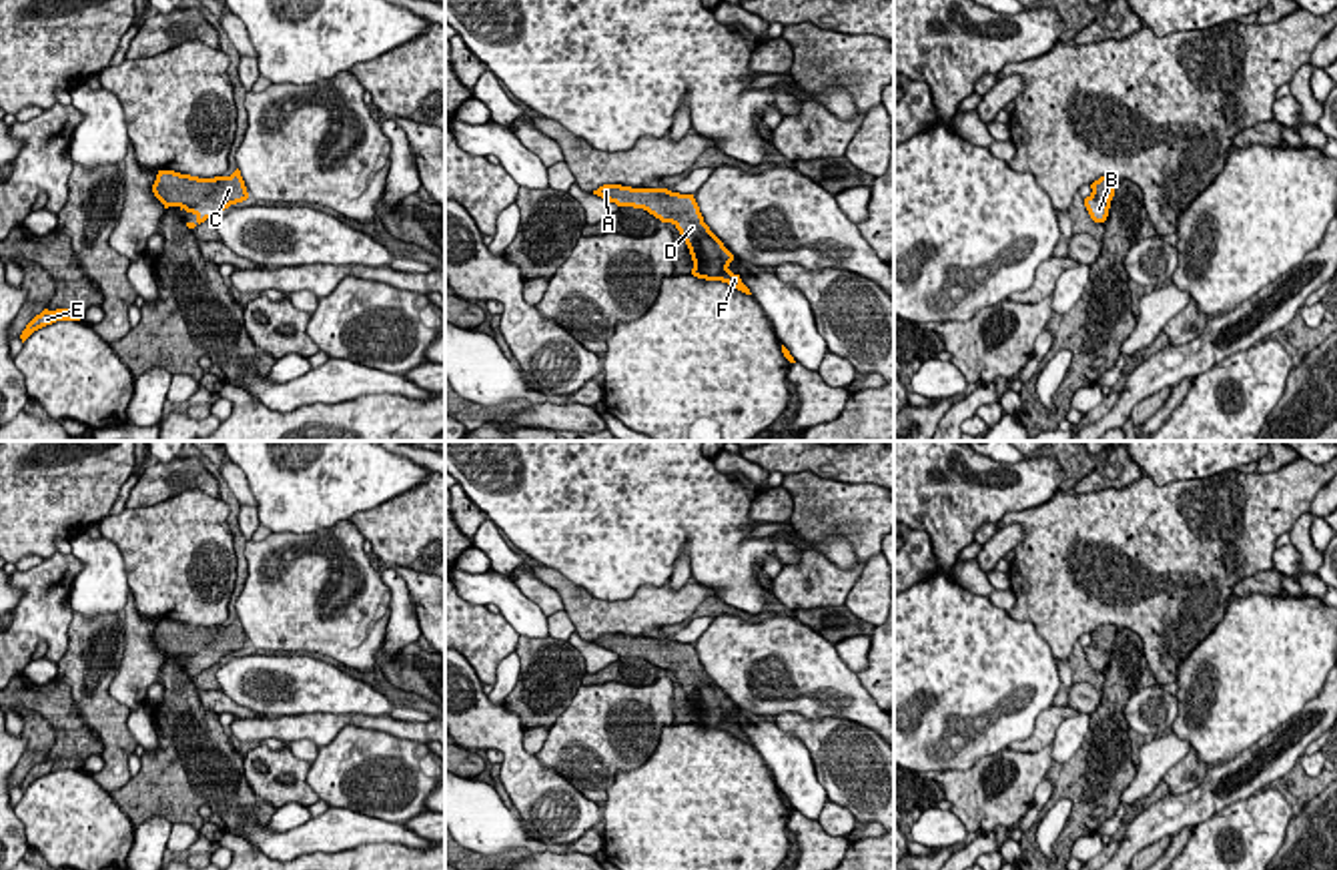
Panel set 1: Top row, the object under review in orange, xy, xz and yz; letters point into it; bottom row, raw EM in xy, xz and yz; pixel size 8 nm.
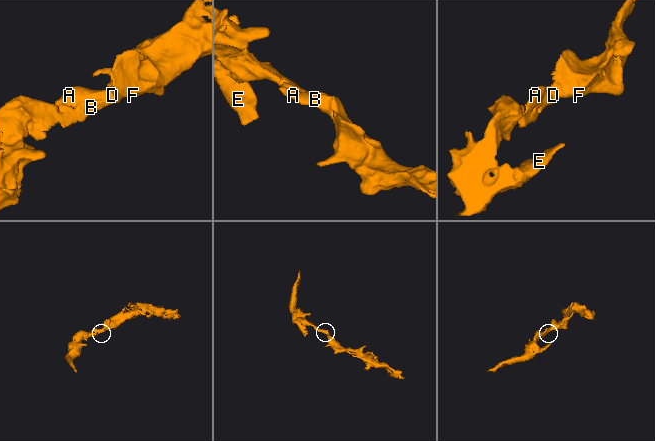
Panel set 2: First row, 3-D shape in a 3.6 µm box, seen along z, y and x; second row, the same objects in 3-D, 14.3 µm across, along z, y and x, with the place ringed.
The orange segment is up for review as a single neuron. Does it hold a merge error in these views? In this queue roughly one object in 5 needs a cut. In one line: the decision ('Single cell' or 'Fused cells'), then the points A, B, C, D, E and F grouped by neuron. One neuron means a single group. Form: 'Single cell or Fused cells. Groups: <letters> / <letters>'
Single cell. Groups: A B C D E F

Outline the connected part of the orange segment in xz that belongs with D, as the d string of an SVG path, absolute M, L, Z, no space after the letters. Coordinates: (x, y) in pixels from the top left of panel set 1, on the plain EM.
M603 633L593 643L615 651L617 656L643 658L661 672L672 672L686 690L694 718L692 724L706 730L722 730L734 738L752 744L728 716L734 704L704 672L694 643L680 643L667 637L631 637L621 633Z

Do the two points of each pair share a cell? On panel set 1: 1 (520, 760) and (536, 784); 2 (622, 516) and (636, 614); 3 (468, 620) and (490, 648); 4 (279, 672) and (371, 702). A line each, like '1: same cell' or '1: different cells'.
1: same cell
2: different cells
3: same cell
4: same cell

